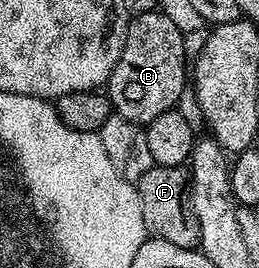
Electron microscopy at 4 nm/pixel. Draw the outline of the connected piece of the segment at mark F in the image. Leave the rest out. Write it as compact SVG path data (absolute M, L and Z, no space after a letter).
M154 164L147 174L135 181L139 206L143 210L145 231L150 237L171 242L171 246L196 249L201 242L201 227L195 218L191 195L191 172L185 166Z

